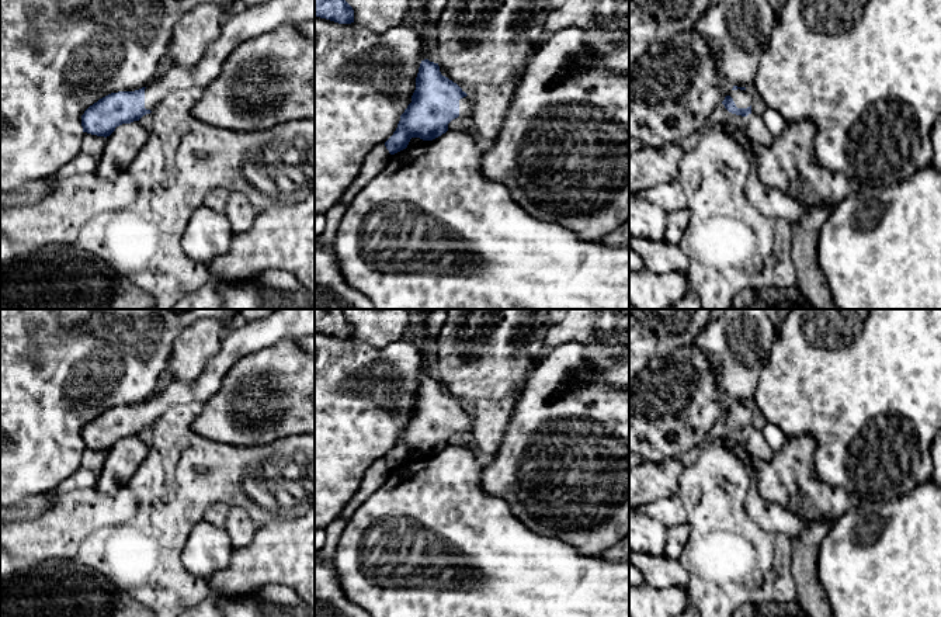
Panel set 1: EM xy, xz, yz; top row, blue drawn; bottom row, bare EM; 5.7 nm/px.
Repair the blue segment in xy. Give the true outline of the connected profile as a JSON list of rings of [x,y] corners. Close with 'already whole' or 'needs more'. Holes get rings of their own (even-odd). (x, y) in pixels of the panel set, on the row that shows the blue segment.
[[[268,0],[229,13],[222,20],[219,37],[205,49],[194,67],[171,65],[163,77],[135,91],[111,93],[90,105],[81,115],[83,132],[110,136],[117,126],[139,121],[174,90],[202,91],[221,72],[229,53],[254,37],[282,24],[315,21],[315,0]]]; needs more

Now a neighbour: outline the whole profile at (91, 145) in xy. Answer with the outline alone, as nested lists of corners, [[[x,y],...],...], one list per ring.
[[[83,132],[81,152],[98,164],[105,146],[105,138]]]

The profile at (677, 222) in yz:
[[[687,208],[670,212],[663,240],[666,240],[670,245],[678,245],[685,233],[688,222],[690,222],[690,212]]]

